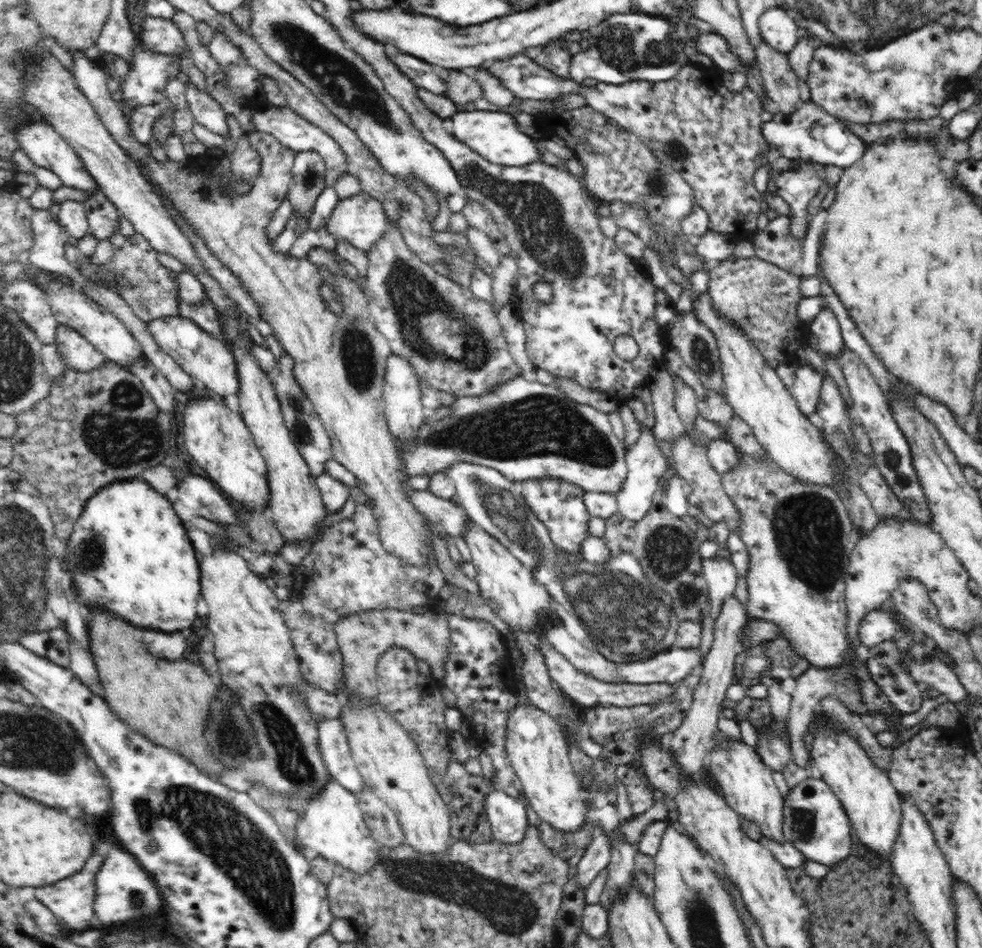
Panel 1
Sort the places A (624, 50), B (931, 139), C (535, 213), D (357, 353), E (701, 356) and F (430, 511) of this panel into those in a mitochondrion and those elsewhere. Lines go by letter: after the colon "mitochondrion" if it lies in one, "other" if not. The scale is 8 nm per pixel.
A: mitochondrion
B: other
C: mitochondrion
D: mitochondrion
E: mitochondrion
F: other

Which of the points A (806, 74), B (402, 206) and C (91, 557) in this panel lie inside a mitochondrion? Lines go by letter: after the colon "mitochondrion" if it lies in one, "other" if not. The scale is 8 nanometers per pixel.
A: other
B: other
C: mitochondrion

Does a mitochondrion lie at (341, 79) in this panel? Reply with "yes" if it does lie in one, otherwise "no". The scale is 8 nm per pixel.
yes

